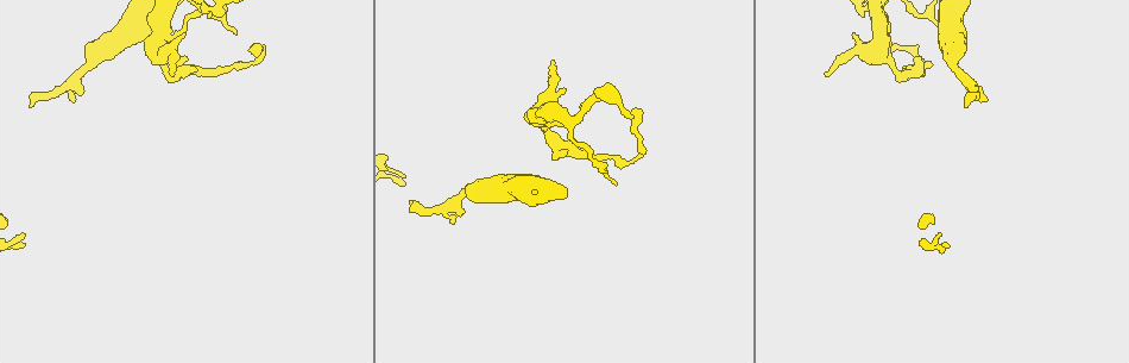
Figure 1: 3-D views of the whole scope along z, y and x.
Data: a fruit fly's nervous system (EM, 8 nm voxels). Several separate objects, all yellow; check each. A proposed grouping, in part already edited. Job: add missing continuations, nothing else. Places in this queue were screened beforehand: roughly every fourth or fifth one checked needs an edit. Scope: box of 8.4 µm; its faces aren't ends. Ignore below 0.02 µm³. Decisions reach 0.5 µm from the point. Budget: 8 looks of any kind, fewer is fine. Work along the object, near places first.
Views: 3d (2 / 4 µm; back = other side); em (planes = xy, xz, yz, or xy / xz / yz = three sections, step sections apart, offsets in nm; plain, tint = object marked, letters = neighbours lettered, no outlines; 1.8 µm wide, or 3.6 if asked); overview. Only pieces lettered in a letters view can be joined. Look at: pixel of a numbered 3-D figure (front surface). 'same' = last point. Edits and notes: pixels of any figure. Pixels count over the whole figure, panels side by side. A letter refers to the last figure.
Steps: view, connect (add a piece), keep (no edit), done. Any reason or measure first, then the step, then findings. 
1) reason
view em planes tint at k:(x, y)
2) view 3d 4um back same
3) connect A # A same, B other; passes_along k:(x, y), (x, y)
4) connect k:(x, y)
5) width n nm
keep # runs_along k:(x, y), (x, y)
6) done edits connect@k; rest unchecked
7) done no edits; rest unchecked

branch stops here
view 3d 4um at 1:(261, 47)

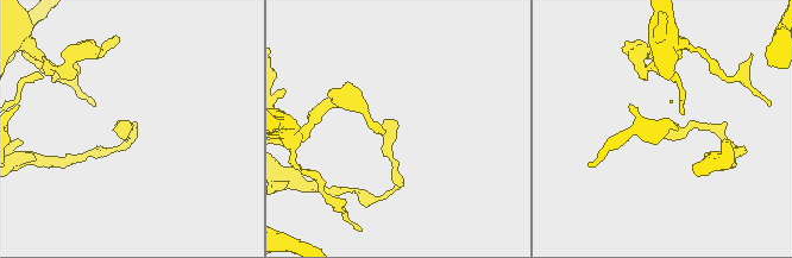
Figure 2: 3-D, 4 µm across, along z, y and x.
view em planes letters at 2:(128, 122)

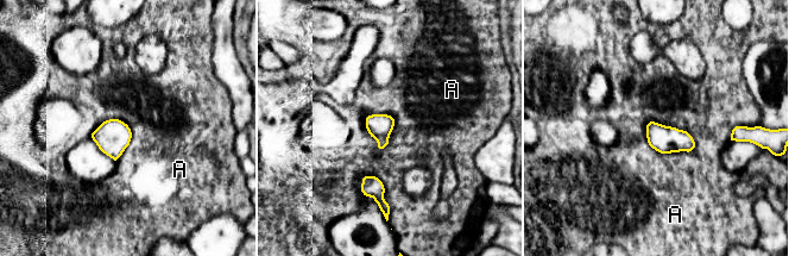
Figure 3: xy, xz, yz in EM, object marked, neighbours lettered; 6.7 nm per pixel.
keep # A other; border 3:(645, 125), (682, 129), (695, 147); no lettered piece goes on from it

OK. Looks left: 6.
free end
view em planes letters at 1:(170, 73)

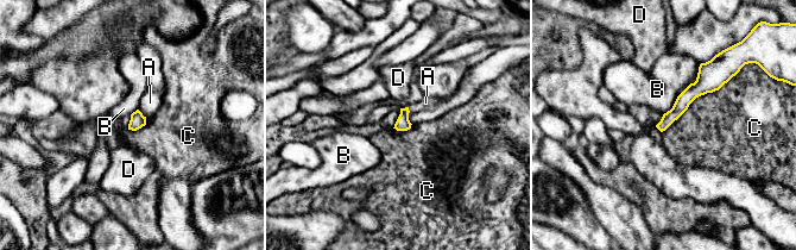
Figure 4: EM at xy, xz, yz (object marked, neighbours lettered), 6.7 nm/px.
connect A # A same, B other, C other, D other; passes_along 4:(138, 120), (141, 113), (150, 102); the neuron continues

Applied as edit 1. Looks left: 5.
free end
view em xy step 16 letters at 1:(409, 203)

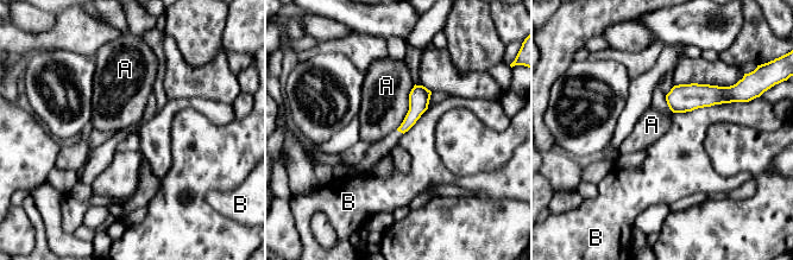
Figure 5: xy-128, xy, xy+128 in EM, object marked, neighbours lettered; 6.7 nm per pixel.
cut it another way
view em planes letters same

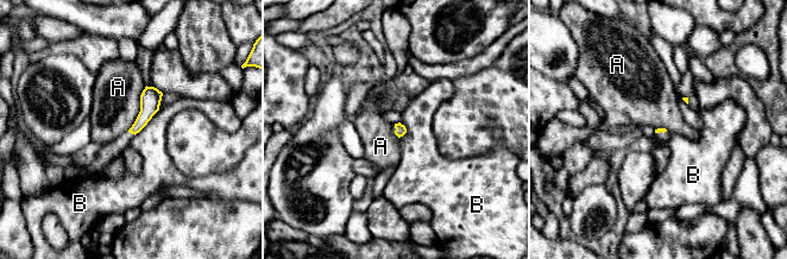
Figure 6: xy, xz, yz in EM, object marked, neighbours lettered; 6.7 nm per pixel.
keep # A other, B other; border 6:(146, 86), (127, 130); no lettered piece goes on from it

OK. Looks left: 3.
done edits connect@4; rest unchecked

